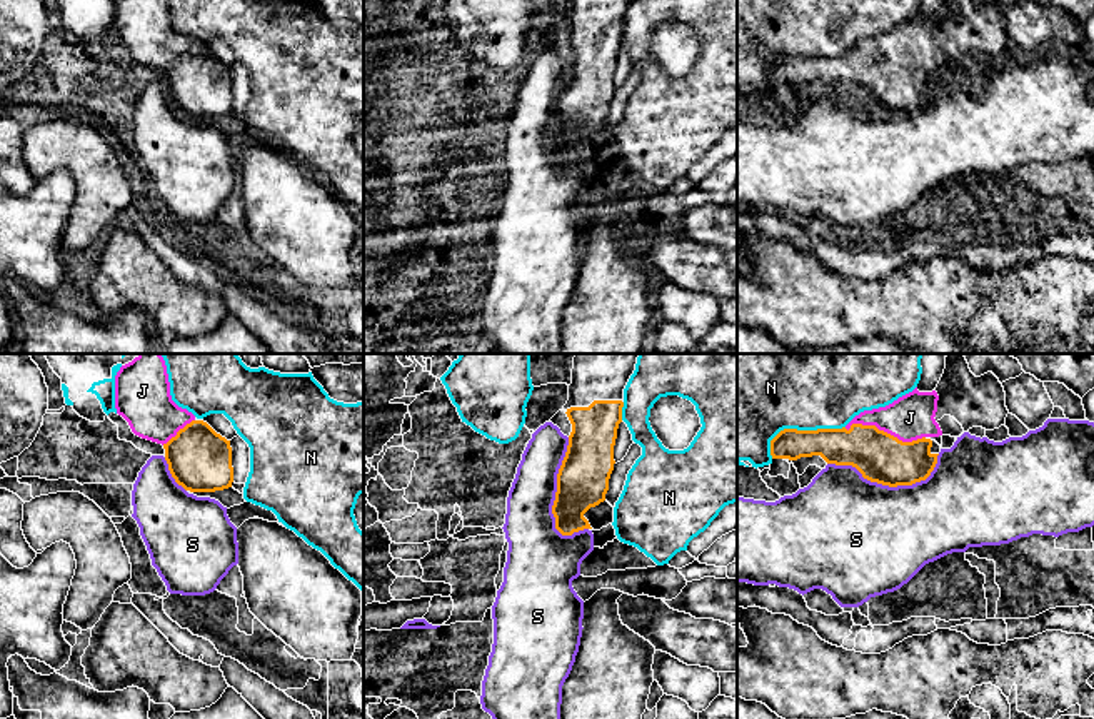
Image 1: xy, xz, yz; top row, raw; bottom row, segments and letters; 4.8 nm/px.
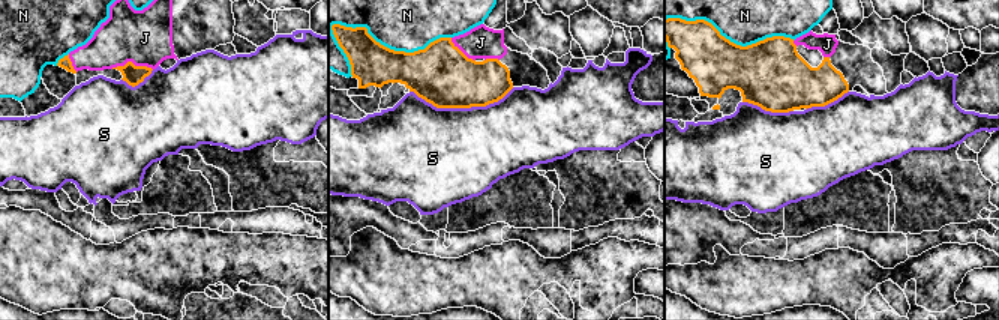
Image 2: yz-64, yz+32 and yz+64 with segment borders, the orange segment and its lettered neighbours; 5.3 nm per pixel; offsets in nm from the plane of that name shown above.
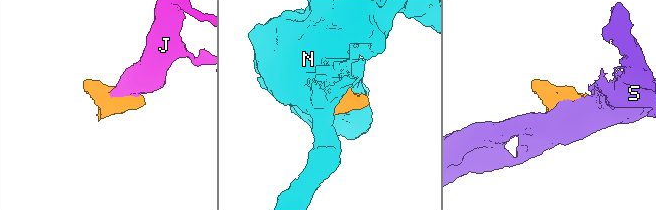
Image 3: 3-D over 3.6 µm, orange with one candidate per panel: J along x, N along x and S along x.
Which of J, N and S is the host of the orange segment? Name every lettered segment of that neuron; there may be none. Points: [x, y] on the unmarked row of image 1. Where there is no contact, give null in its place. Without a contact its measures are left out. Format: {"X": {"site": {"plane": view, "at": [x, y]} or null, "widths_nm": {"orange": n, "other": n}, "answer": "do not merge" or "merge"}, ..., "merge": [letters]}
{"J": {"site": {"plane": "yz", "at": [883, 57]}, "widths_nm": {"orange": 240, "other": 220}, "answer": "merge"}, "N": {"site": {"plane": "yz", "at": [801, 57]}, "widths_nm": {"orange": 180, "other": 320}, "answer": "do not merge"}, "S": {"site": {"plane": "yz", "at": [888, 110]}, "widths_nm": {"orange": 240, "other": 480}, "answer": "do not merge"}, "merge": ["J"]}

